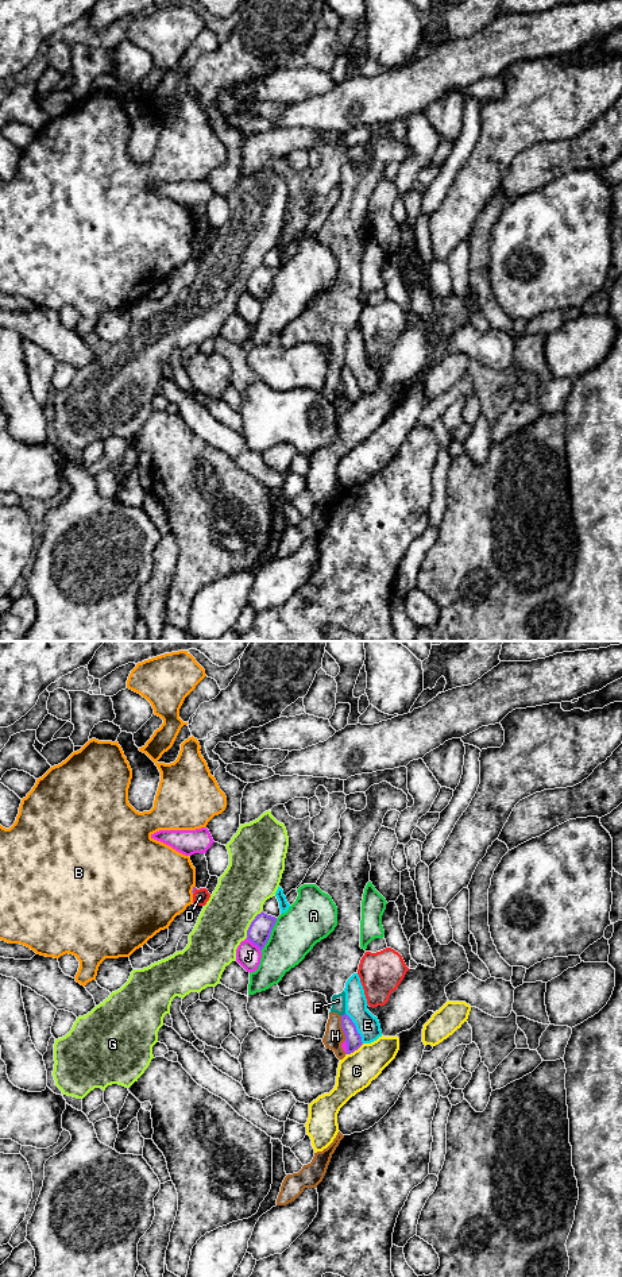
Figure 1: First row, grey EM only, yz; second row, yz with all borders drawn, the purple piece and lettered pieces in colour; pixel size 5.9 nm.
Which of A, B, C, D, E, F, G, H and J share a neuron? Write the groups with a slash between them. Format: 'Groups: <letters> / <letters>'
Groups: A / B / C / D / E / F H / G / J

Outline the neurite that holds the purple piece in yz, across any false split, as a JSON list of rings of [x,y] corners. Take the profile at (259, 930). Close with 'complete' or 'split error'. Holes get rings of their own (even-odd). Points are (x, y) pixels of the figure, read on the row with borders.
[[[262,911],[251,922],[247,930],[247,940],[262,950],[270,938],[275,922],[275,917],[267,915]]]; complete

